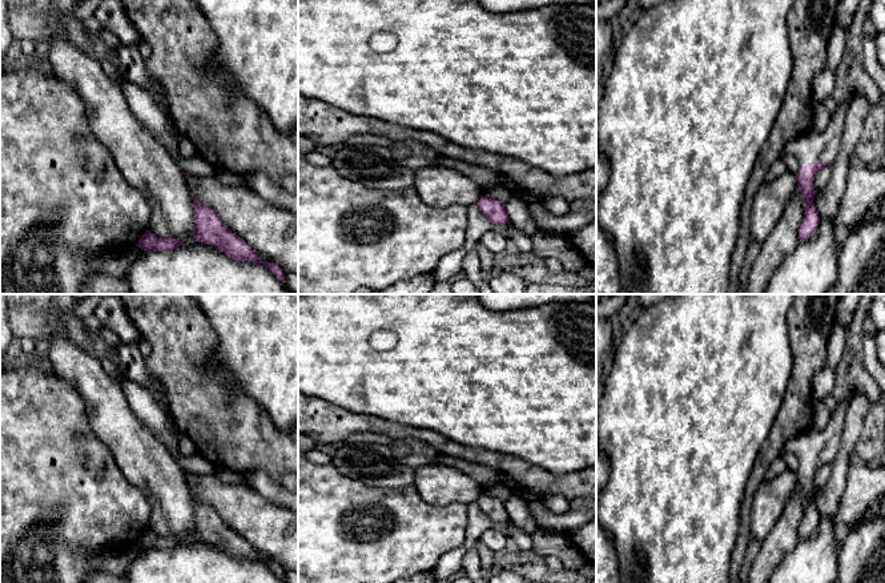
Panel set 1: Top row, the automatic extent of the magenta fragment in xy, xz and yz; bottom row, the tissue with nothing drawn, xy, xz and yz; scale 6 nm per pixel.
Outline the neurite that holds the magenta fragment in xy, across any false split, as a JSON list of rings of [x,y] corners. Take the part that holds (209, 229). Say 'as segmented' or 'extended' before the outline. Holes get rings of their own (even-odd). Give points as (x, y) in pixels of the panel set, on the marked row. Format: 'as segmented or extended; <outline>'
as segmented; [[[198,200],[193,201],[194,228],[193,236],[198,242],[214,246],[236,261],[248,261],[265,265],[281,282],[285,284],[282,269],[274,262],[264,262],[258,253],[241,237],[233,233],[220,217]]]

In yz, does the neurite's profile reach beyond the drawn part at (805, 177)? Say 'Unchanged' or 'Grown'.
Grown

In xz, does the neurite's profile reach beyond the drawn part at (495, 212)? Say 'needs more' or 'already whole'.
already whole

